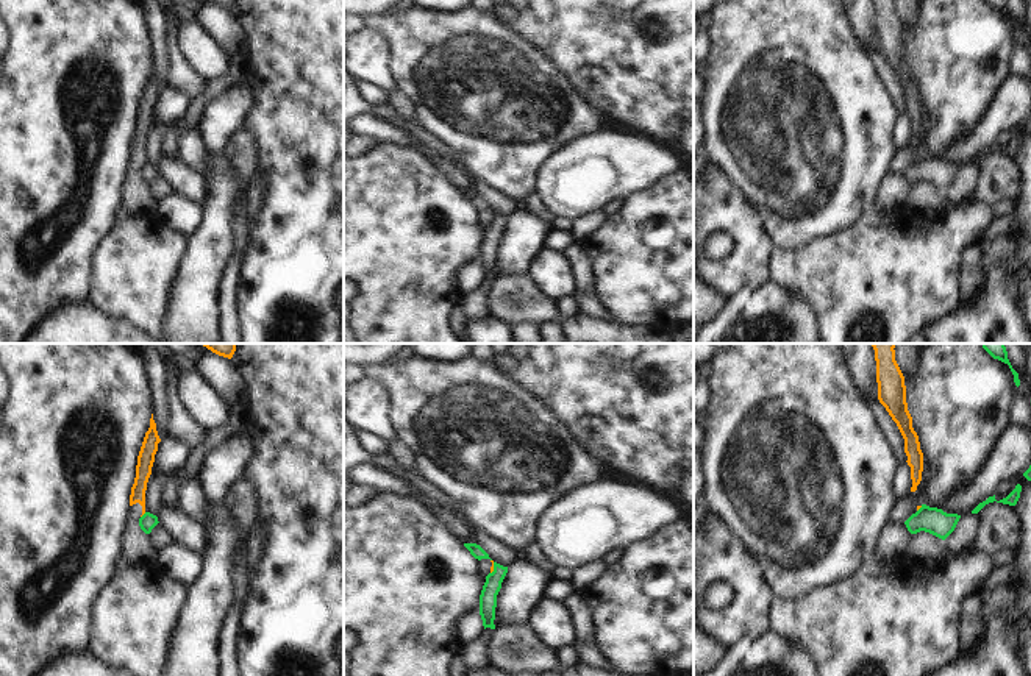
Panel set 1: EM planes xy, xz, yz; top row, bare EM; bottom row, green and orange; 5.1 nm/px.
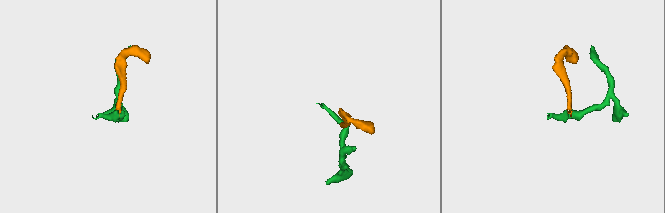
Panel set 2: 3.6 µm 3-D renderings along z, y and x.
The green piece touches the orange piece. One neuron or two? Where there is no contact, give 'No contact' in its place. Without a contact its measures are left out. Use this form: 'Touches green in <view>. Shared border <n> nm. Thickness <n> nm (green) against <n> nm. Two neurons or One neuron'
Touches green in xy. Shared border 40 nm. Thickness 90 nm (green) against 80 nm. Two neurons

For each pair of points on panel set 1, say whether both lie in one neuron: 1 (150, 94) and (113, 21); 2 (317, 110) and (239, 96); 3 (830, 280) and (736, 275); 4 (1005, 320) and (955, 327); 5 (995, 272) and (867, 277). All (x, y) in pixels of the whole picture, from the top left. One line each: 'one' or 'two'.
1: two
2: two
3: two
4: one
5: two

